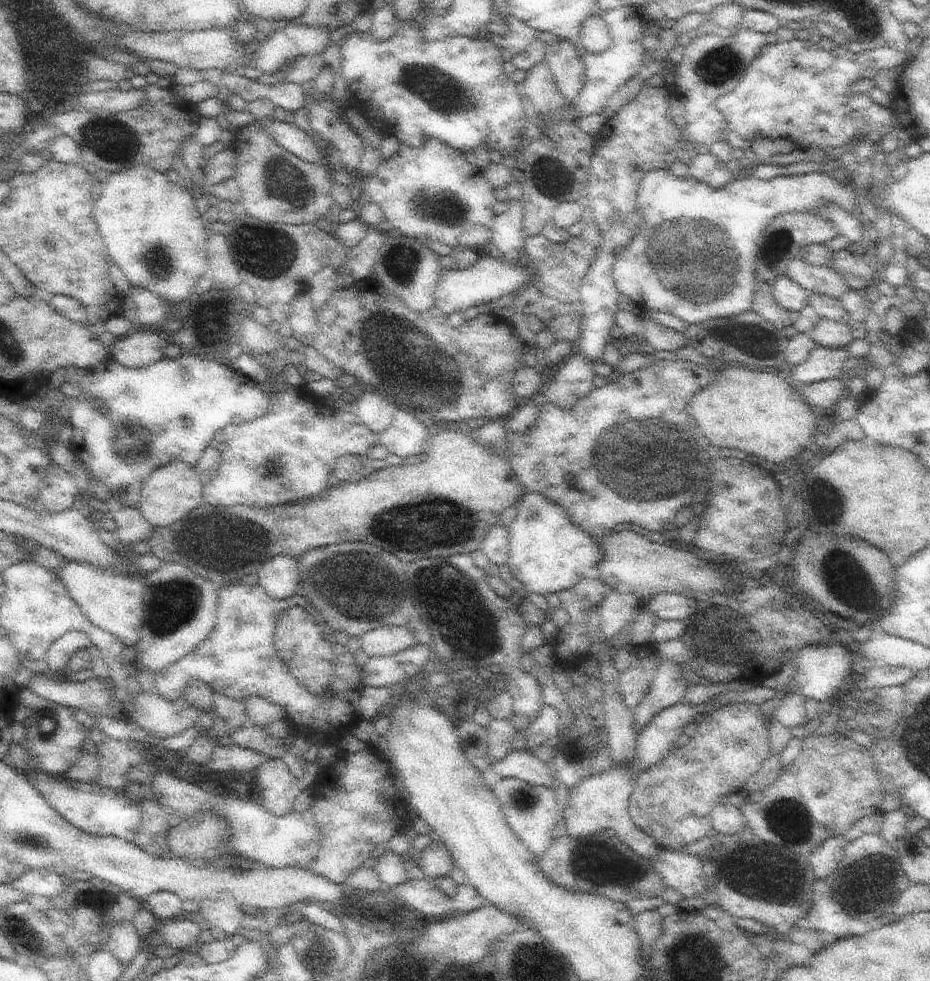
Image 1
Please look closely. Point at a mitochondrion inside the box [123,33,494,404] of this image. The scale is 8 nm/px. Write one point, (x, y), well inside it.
(440, 90)

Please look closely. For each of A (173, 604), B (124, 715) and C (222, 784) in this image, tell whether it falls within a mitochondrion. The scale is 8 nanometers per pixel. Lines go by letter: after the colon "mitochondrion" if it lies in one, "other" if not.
A: mitochondrion
B: other
C: other

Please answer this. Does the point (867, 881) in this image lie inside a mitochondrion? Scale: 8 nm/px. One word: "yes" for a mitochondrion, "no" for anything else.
yes

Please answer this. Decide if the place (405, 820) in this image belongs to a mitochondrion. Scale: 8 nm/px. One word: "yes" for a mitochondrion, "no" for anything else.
no

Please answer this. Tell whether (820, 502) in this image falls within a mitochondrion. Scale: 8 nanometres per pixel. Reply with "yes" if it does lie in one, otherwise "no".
no

